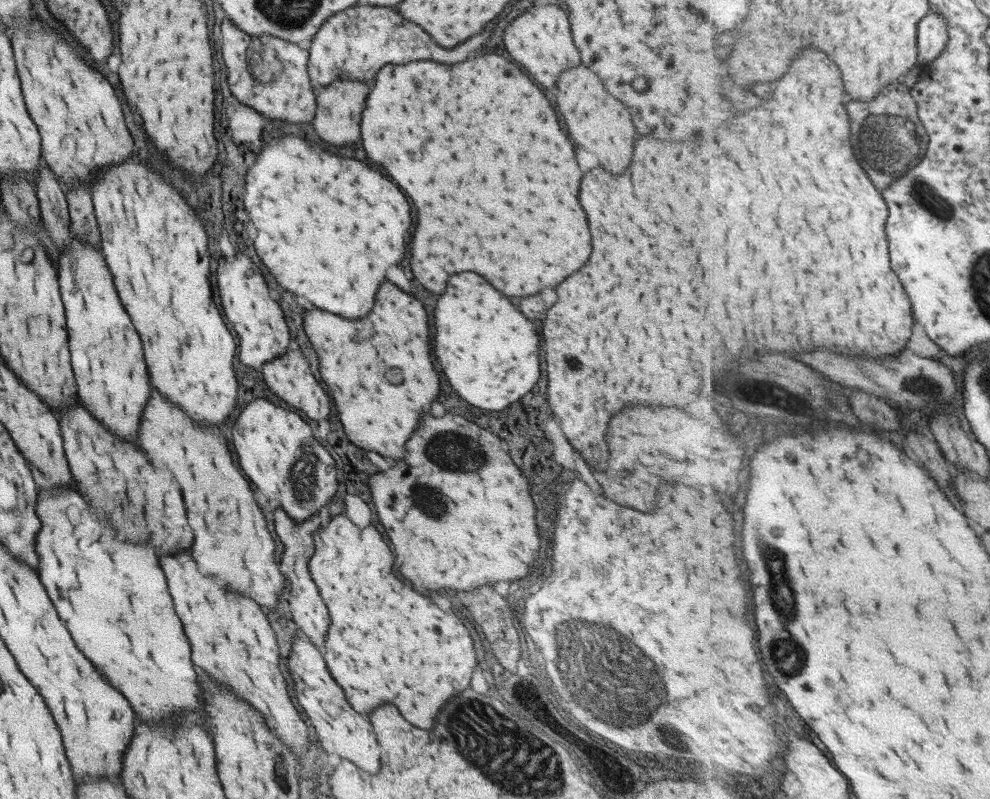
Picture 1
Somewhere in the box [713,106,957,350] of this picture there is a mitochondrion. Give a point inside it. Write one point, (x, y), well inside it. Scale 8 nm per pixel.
(880, 134)

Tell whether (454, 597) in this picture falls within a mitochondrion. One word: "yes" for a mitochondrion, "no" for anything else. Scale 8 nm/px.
no

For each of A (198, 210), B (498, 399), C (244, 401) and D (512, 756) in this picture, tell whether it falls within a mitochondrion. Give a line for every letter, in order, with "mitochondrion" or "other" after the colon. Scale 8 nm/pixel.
A: other
B: other
C: other
D: mitochondrion

